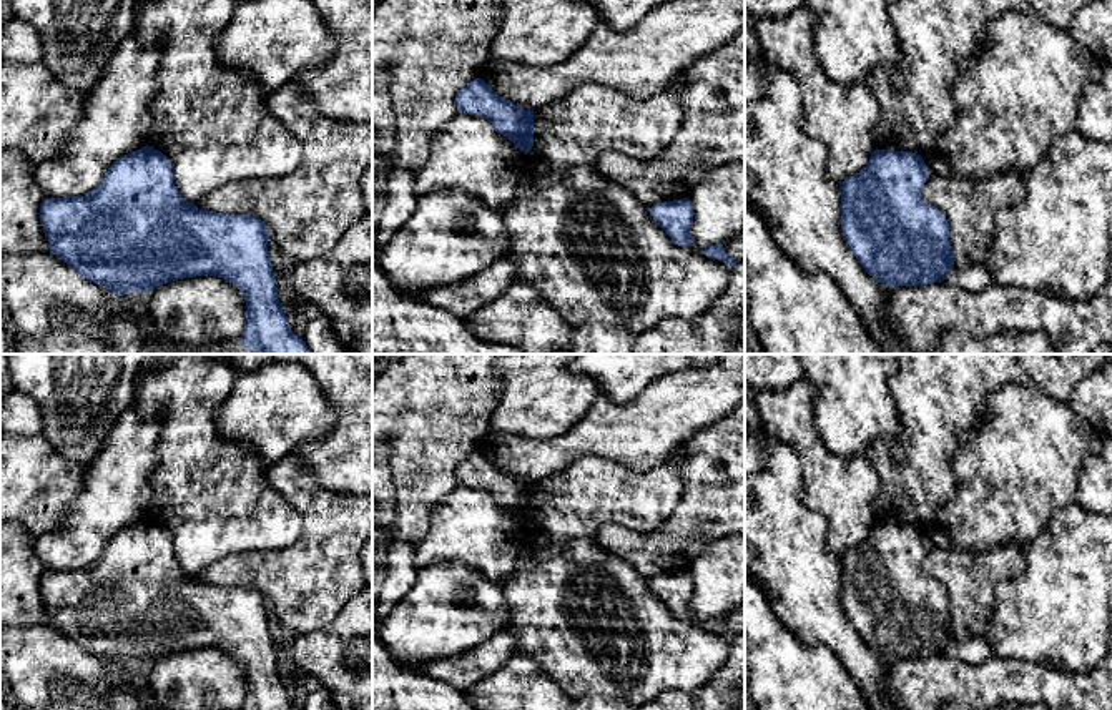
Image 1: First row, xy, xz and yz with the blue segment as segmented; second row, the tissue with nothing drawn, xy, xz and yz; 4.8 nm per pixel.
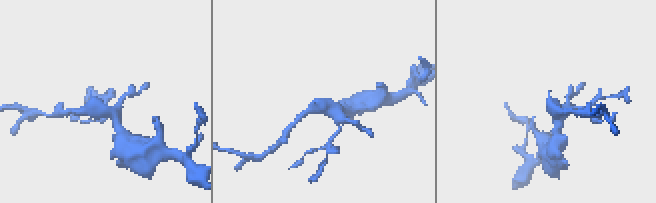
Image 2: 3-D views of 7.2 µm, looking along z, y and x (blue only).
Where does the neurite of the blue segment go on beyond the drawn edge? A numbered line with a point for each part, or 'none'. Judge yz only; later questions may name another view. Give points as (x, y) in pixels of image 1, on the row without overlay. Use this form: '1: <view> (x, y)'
none

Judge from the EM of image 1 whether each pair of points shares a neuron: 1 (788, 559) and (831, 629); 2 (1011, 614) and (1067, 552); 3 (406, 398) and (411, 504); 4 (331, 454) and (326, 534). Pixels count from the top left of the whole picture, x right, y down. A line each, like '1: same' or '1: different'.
1: same
2: same
3: same
4: different

